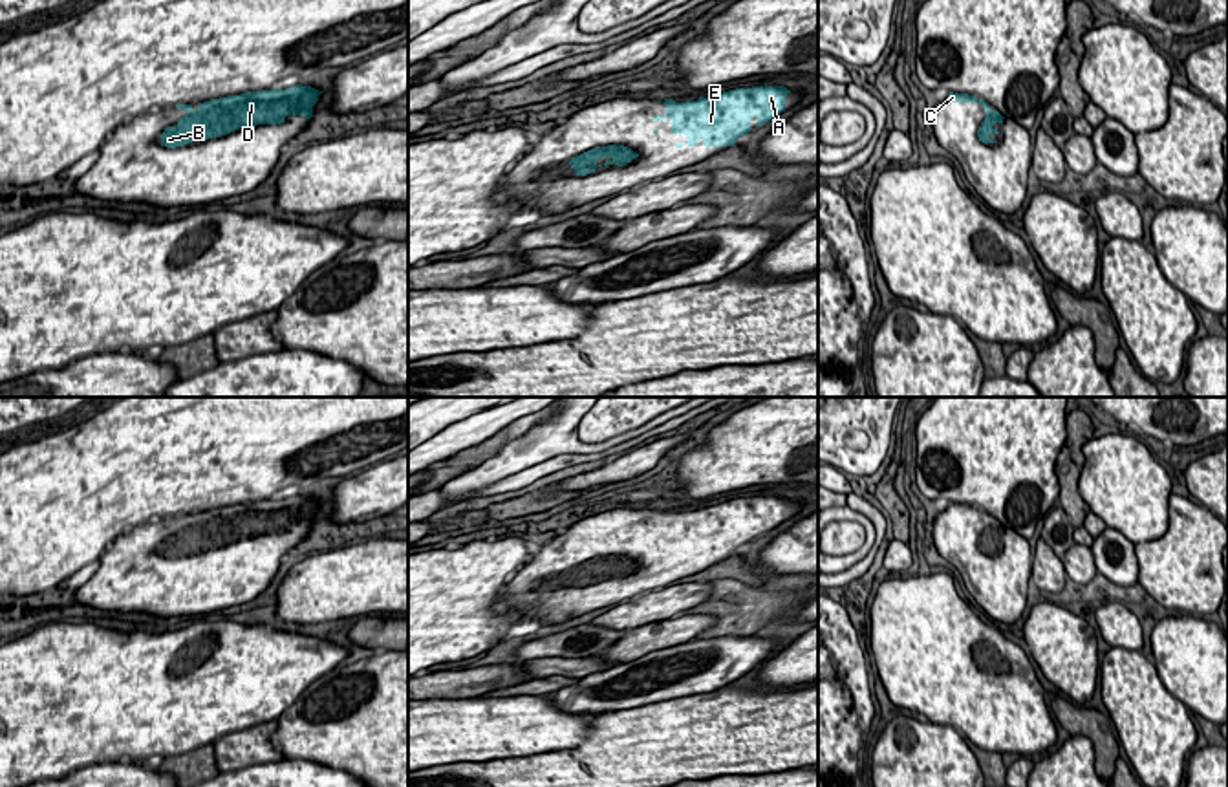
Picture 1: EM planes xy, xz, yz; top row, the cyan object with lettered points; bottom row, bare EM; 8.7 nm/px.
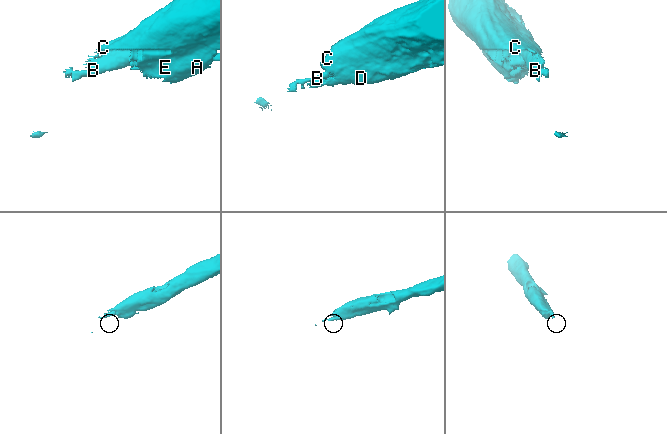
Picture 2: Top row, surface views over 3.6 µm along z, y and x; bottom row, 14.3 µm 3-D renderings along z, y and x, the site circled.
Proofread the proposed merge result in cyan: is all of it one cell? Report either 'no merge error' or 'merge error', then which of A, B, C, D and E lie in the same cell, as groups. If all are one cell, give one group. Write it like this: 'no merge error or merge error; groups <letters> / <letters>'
no merge error; groups A B C D E

